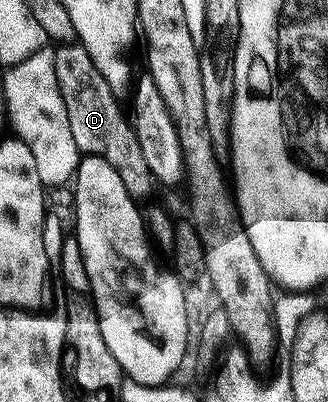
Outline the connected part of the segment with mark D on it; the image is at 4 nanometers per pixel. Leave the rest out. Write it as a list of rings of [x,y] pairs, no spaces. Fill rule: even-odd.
[[[74,42],[60,45],[54,51],[53,57],[55,58],[55,78],[59,82],[59,90],[63,94],[63,106],[67,110],[67,122],[71,122],[71,138],[75,138],[77,151],[86,156],[102,156],[107,162],[111,162],[111,166],[115,166],[123,186],[127,186],[127,194],[131,194],[133,199],[138,202],[144,202],[152,194],[153,188],[155,189],[153,175],[146,160],[143,159],[143,150],[139,146],[136,133],[133,132],[132,123],[126,118],[126,115],[124,118],[121,114],[115,93],[107,86],[103,74],[99,74],[95,62],[91,62],[91,54],[87,54],[87,50],[80,42]]]

